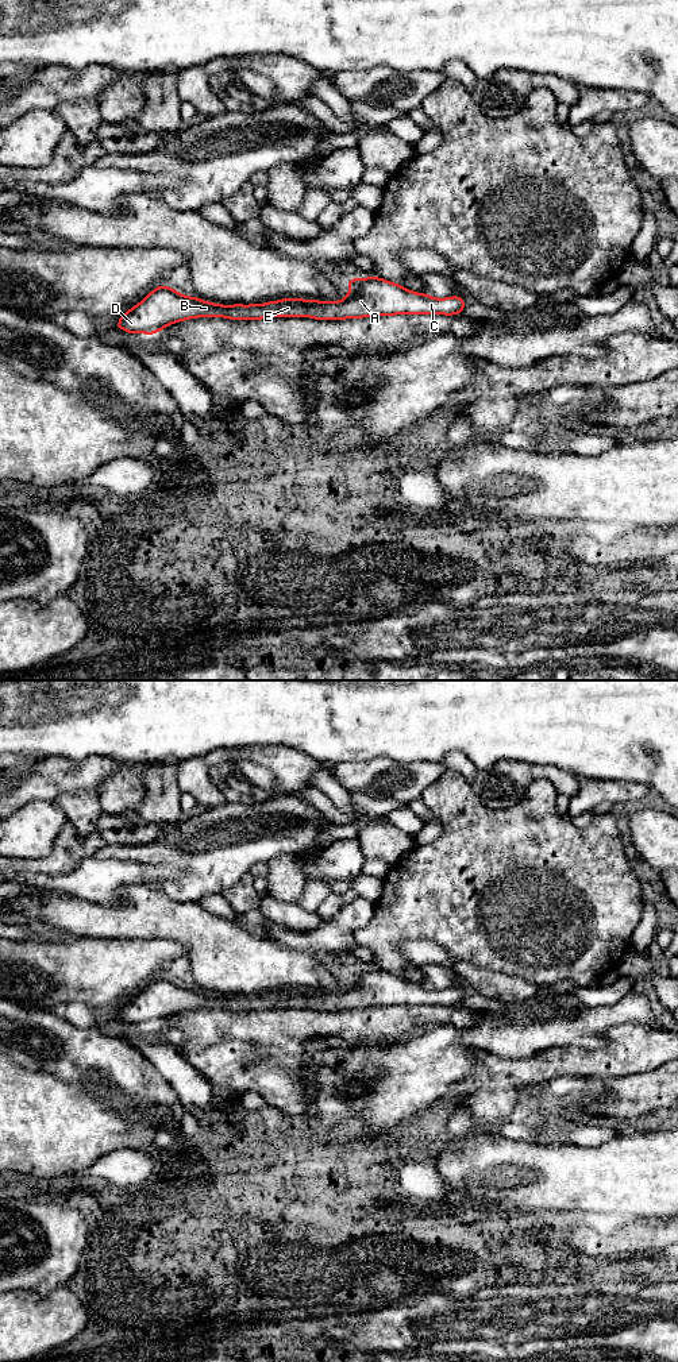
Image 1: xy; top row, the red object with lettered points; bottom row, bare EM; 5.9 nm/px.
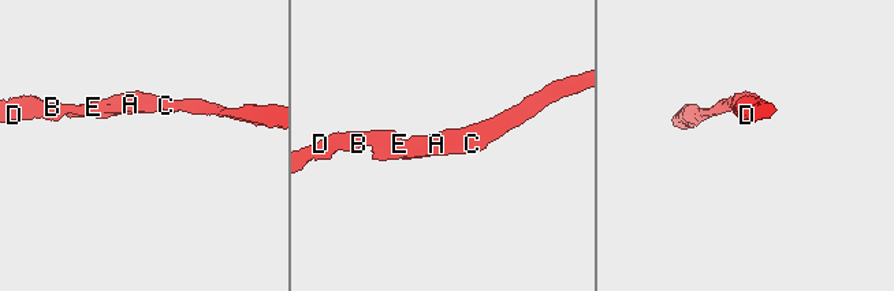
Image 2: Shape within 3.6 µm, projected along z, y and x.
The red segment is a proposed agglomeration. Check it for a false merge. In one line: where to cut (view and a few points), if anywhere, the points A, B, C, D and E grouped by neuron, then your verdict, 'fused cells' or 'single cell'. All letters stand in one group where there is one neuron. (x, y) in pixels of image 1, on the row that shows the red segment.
no cut; A B C D E; single cell

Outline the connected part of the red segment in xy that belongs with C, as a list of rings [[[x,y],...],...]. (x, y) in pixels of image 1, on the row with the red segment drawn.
[[[381,277],[350,278],[347,285],[348,294],[339,301],[281,298],[249,305],[215,304],[184,296],[167,285],[159,285],[120,316],[115,328],[128,335],[155,335],[167,325],[199,317],[223,317],[235,321],[270,317],[347,320],[396,315],[454,316],[465,312],[463,297],[436,298]]]

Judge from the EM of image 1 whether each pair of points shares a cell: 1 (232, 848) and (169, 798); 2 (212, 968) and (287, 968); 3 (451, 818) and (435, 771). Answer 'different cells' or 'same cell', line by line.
1: different cells
2: same cell
3: different cells

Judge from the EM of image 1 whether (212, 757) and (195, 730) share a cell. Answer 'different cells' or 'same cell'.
different cells

